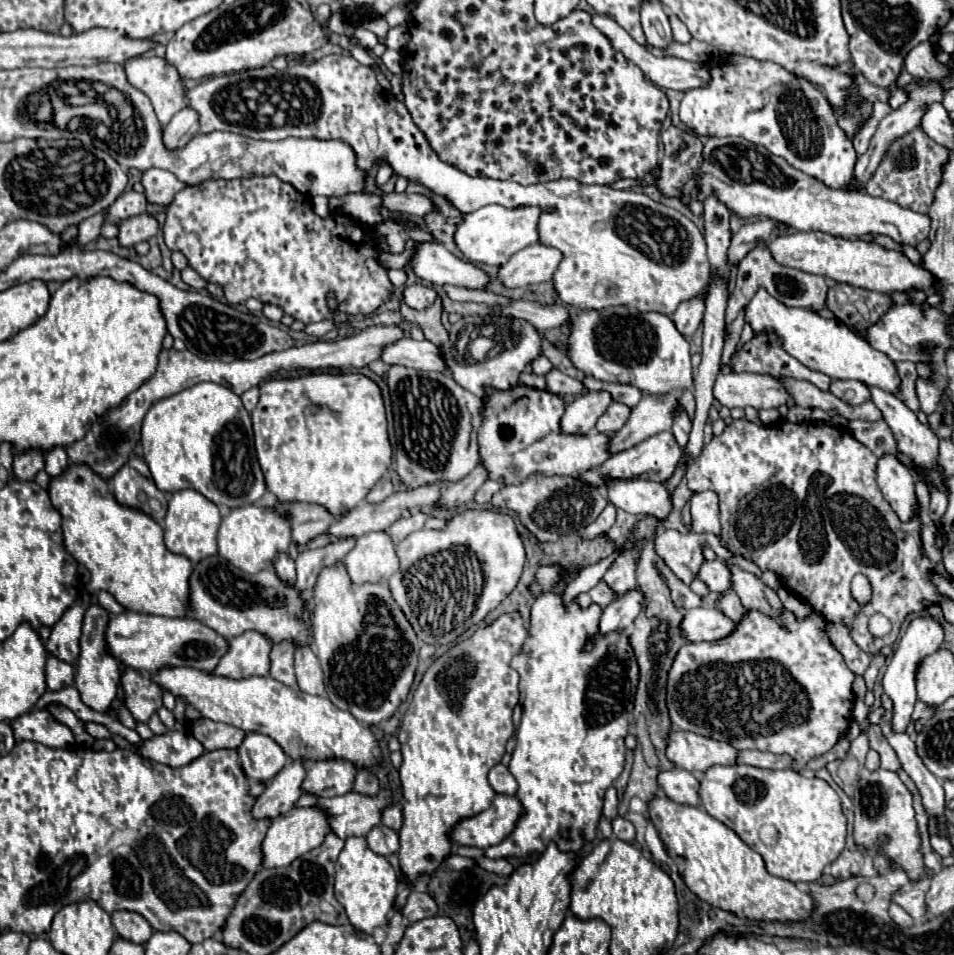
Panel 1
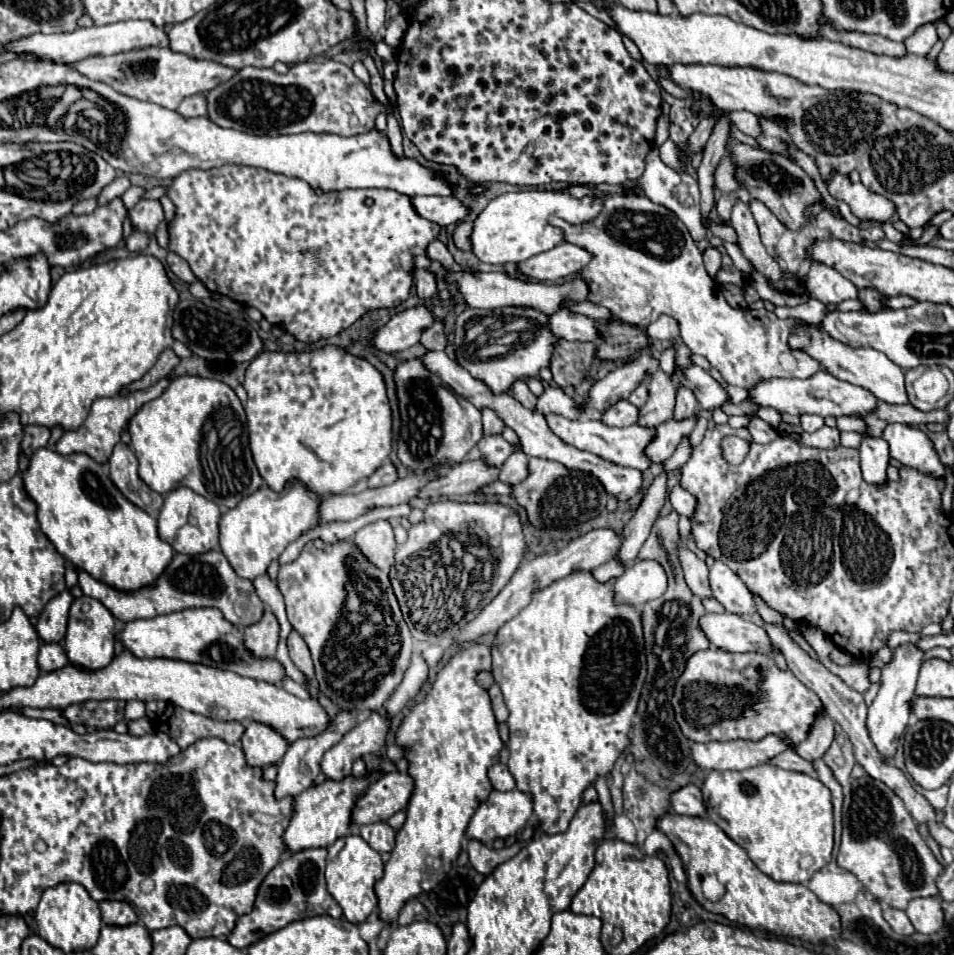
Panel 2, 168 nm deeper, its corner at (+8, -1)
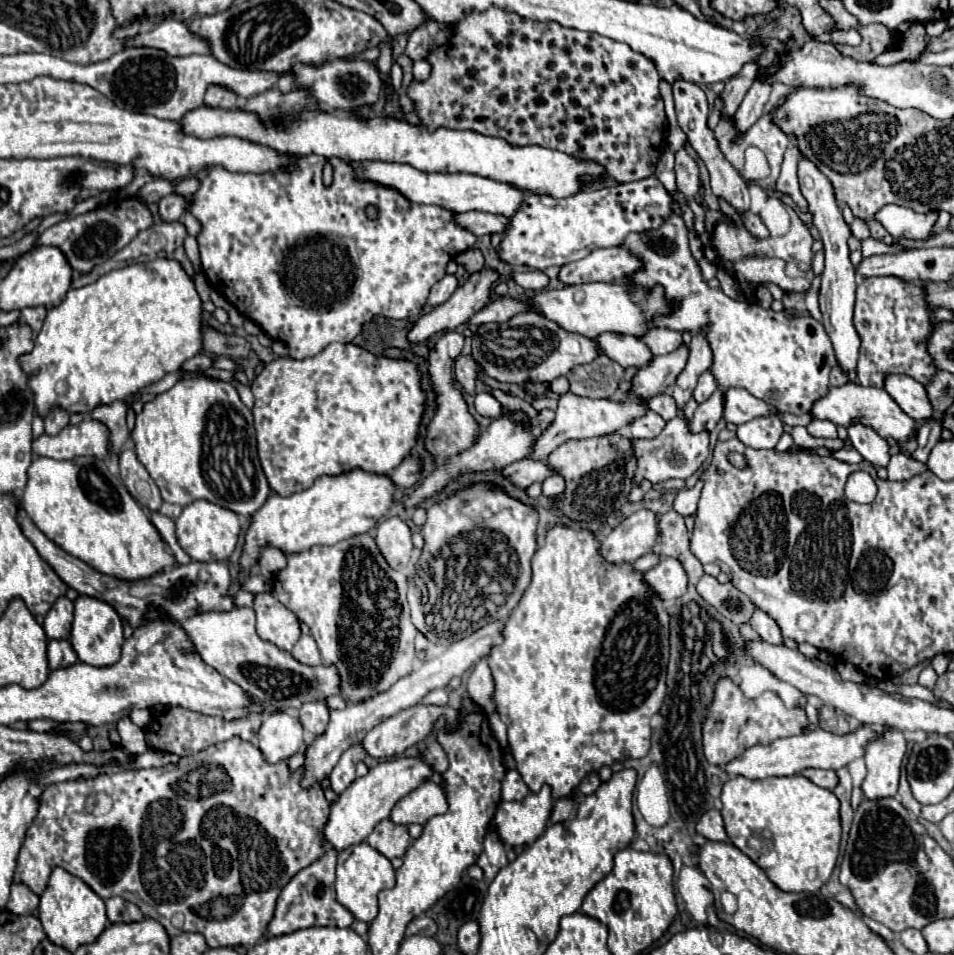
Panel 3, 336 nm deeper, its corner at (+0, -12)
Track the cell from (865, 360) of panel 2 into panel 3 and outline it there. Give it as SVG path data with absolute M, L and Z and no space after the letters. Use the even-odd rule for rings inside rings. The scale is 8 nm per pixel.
M889 376L885 380L885 390L897 404L913 418L913 420L927 420L933 416L933 406L927 398L927 390L921 382L909 376Z

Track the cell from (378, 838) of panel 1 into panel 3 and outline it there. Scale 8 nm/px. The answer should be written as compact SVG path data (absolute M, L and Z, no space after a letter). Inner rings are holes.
M391 818L381 820L373 832L367 836L367 844L371 844L375 850L379 850L383 856L391 858L403 858L403 854L409 848L409 830L403 824L393 824Z

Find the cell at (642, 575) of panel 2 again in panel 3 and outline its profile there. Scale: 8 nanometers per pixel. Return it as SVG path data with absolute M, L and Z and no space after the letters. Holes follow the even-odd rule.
M661 558L657 566L645 572L645 580L663 600L681 598L687 590L687 574L677 558Z

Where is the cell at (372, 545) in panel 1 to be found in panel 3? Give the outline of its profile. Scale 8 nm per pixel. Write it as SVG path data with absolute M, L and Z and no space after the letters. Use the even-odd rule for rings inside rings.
M391 516L383 520L377 526L375 540L391 568L403 570L409 564L413 542L411 542L411 530L403 518Z

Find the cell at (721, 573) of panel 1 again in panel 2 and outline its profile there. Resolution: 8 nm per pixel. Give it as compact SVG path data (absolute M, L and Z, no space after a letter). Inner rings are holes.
M715 561L709 567L709 583L711 583L713 597L729 613L755 613L751 591L725 563Z

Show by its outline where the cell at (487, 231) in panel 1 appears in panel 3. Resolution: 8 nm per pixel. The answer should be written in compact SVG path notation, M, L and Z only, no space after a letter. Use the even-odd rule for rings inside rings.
M657 176L585 190L561 200L525 194L521 208L503 232L503 242L497 254L509 264L525 264L537 270L565 266L585 258L595 248L623 244L631 232L657 230L673 214L671 206L673 200Z

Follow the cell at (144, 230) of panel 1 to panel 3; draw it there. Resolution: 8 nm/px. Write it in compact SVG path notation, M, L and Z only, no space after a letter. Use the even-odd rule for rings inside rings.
M169 194L159 202L159 214L163 220L179 220L185 212L185 198L181 194Z

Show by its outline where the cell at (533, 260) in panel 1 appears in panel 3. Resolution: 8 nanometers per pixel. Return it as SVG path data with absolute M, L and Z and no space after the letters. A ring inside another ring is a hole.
M613 246L597 248L589 256L565 264L559 272L559 280L565 284L585 284L585 282L617 282L625 280L633 272L641 270L643 262L631 250Z

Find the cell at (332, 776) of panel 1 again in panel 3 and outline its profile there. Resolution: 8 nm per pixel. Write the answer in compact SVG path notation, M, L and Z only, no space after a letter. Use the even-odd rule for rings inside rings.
M415 704L413 708L407 708L397 716L389 716L377 728L373 728L365 736L363 746L367 754L375 758L391 758L403 754L407 748L419 744L433 732L441 714L441 706Z

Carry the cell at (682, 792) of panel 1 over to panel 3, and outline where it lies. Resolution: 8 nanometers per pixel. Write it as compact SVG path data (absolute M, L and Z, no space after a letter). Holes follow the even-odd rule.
M709 810L697 824L697 832L713 842L727 842L727 832L719 810Z

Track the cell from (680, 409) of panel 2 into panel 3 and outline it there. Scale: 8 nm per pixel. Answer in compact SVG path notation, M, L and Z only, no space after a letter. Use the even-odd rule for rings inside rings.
M705 370L705 372L699 376L699 382L697 382L697 388L695 388L693 396L695 396L695 400L701 404L701 402L705 402L715 390L717 390L717 380L715 380L715 376L711 374L711 370Z

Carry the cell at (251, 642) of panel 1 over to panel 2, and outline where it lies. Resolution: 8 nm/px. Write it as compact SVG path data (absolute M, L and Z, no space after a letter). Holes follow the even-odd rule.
M267 609L265 617L243 629L243 645L257 659L273 659L279 641L279 623Z

